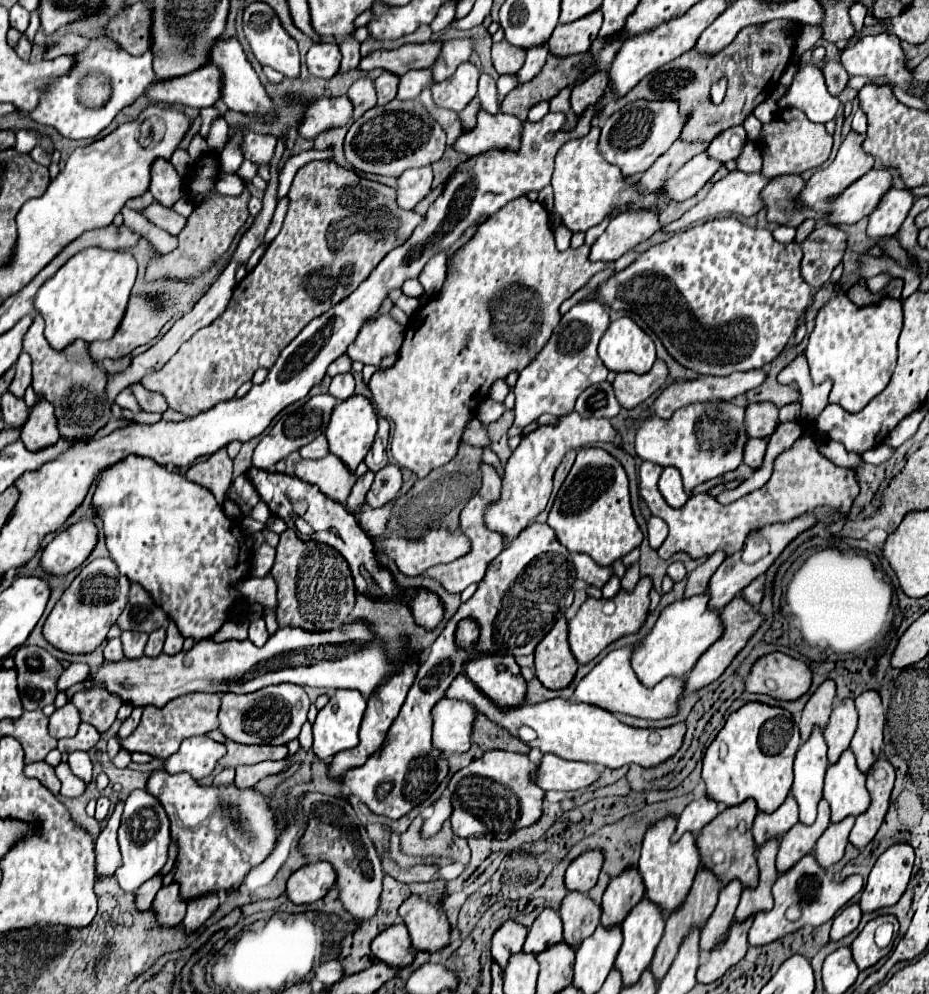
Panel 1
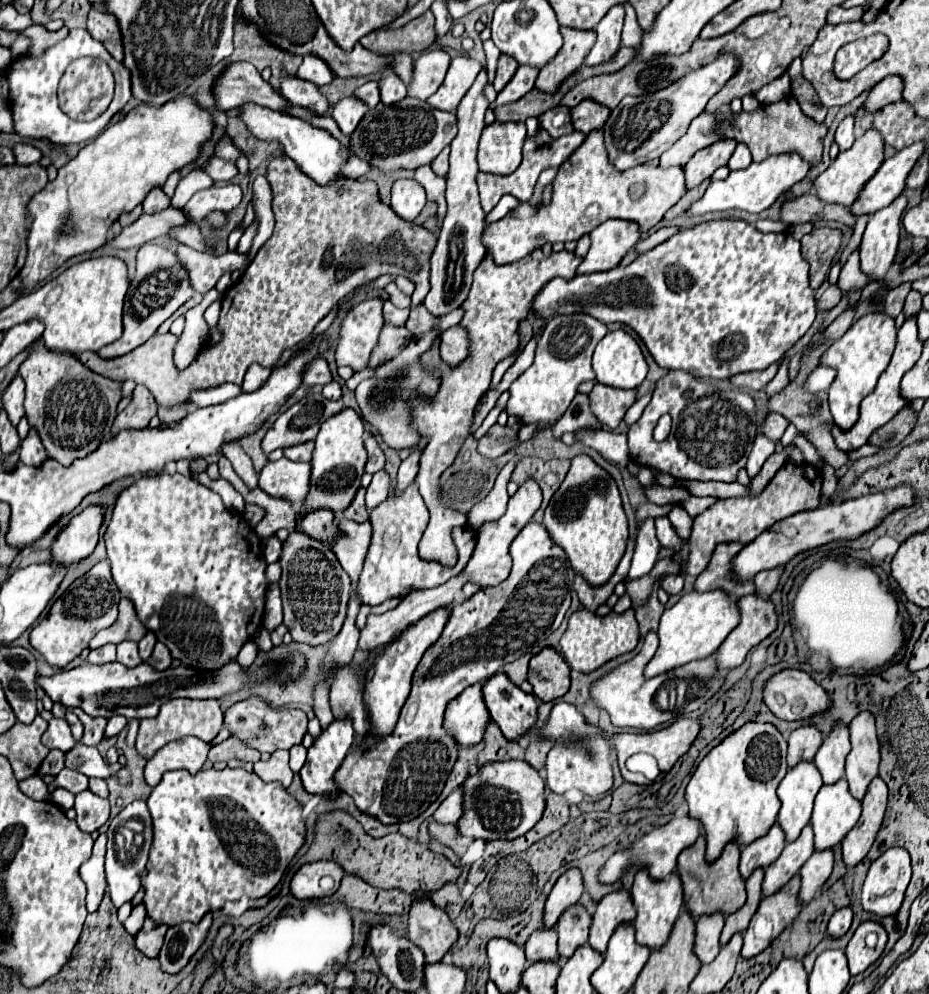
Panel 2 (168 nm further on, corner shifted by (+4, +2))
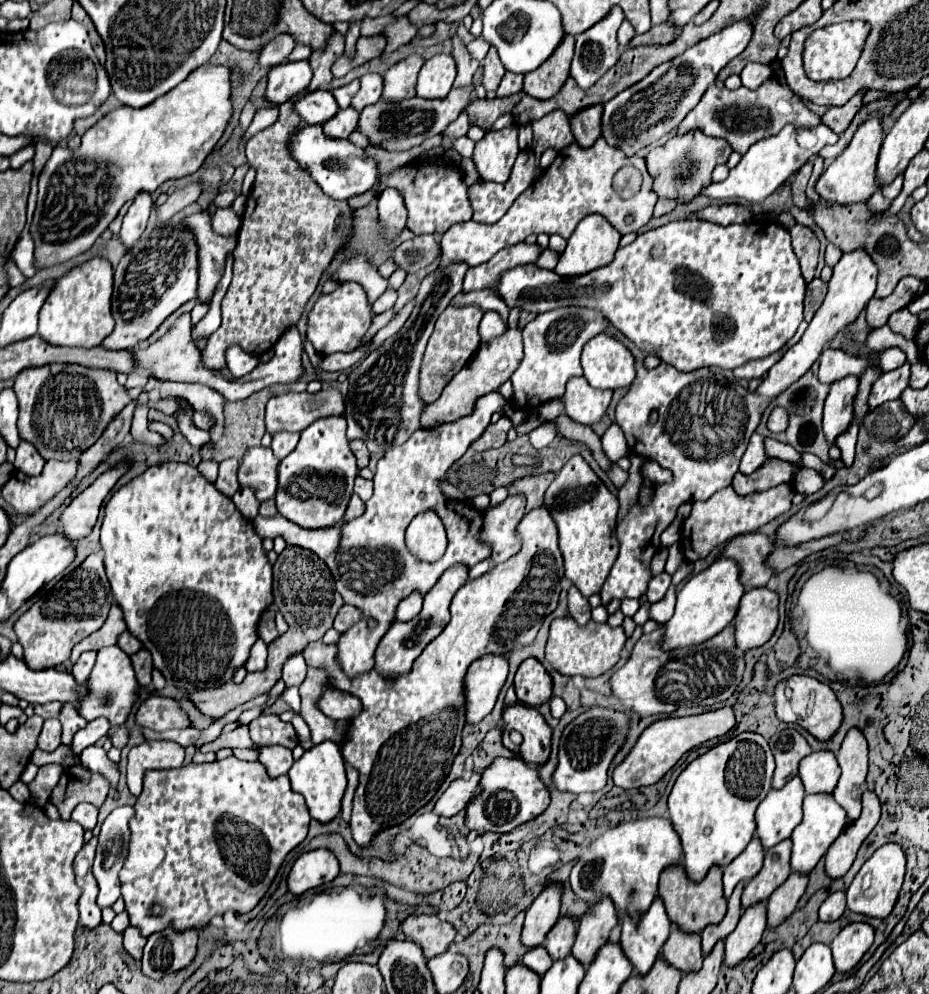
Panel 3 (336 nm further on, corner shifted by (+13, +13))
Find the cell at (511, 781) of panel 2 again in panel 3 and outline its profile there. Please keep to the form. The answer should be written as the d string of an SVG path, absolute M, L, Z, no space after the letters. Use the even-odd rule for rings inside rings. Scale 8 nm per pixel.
M496 759L482 773L482 795L466 807L466 825L480 833L508 833L510 829L538 817L550 803L550 793L538 777L538 769L524 763L522 759Z

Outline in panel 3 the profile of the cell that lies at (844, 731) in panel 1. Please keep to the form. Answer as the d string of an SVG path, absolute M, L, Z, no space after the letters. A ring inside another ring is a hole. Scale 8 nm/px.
M830 751L810 753L800 761L798 777L804 785L806 795L812 793L834 793L836 781L840 777L840 767L836 755Z

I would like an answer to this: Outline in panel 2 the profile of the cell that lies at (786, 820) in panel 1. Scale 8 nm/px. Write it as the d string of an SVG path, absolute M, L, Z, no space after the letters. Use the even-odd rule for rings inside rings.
M775 822L775 826L769 828L765 836L761 836L761 840L755 840L753 844L747 844L741 850L741 864L739 864L741 876L749 878L755 868L769 866L773 860L777 860L783 846L785 846L785 832L781 832L779 824Z

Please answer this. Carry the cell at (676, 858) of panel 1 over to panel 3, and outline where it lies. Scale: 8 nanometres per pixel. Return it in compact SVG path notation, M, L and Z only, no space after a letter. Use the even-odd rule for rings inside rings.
M658 897L644 913L638 925L634 925L632 921L628 921L628 917L624 917L620 947L628 957L628 961L632 963L636 975L646 975L652 969L668 935L670 935L670 921Z

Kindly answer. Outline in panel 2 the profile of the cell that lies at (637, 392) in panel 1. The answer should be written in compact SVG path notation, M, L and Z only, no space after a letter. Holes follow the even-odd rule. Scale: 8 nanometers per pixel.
M595 384L595 388L589 392L589 398L593 414L603 422L603 426L613 430L619 426L629 406L635 402L637 388L623 390L623 388L609 388L603 384Z

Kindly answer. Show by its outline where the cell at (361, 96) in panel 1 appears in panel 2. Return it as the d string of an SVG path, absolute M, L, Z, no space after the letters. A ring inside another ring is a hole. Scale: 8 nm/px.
M347 96L333 106L333 118L345 136L349 136L357 128L365 112L367 108L365 104L361 104L361 100L357 100L357 96Z

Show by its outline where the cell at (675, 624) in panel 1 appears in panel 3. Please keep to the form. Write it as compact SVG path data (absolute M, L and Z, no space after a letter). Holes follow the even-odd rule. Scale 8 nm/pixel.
M720 557L708 569L690 577L688 583L678 591L676 611L668 623L658 625L656 621L646 621L642 631L652 633L654 629L664 627L666 629L664 649L668 649L668 651L704 643L706 639L712 639L714 635L718 635L724 627L728 627L734 621L734 617L738 613L740 597L744 593L746 593L746 589L740 583L740 567L736 565L736 561L732 561L728 557Z

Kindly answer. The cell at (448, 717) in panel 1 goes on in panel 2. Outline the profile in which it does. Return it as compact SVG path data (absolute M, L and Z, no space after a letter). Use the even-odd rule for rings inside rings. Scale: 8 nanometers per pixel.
M481 682L463 690L449 702L445 710L445 732L449 732L459 746L475 746L481 742L485 724L491 720L483 702Z

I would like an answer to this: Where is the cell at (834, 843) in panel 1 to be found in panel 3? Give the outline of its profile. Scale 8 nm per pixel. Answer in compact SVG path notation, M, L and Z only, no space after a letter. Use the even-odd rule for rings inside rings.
M792 873L782 887L778 887L770 899L766 901L766 915L768 915L768 929L774 929L778 927L780 923L784 923L790 913L794 913L796 905L798 905L798 899L804 895L804 889L806 889L806 883L808 883L808 877L802 877L802 875L796 875Z

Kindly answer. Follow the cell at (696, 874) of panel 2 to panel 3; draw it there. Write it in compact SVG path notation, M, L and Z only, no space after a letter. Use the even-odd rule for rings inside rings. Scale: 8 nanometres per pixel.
M682 865L678 867L668 867L662 875L660 875L660 883L658 883L658 897L664 901L668 919L684 933L700 933L704 927L708 925L716 925L724 919L726 915L726 905L728 901L722 895L722 871L720 867L710 869L712 873L706 875L706 879L702 883L692 883L688 881L688 877L684 875Z

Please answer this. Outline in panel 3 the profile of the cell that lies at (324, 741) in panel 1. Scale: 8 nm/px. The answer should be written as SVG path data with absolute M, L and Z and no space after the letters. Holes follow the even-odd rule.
M324 741L316 747L312 747L310 751L306 751L288 771L292 789L300 795L304 795L310 815L318 821L318 823L330 823L332 819L336 819L340 815L340 805L342 805L342 797L346 791L346 771L344 771L344 761L340 755L340 749L336 743L332 741Z

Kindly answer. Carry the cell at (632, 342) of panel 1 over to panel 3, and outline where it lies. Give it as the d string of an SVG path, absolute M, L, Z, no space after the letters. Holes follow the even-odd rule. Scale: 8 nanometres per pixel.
M596 335L584 345L582 369L588 383L596 389L620 389L634 381L632 353L610 335Z

